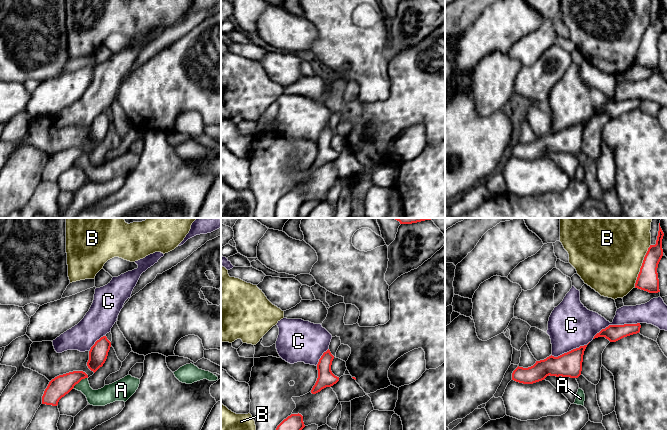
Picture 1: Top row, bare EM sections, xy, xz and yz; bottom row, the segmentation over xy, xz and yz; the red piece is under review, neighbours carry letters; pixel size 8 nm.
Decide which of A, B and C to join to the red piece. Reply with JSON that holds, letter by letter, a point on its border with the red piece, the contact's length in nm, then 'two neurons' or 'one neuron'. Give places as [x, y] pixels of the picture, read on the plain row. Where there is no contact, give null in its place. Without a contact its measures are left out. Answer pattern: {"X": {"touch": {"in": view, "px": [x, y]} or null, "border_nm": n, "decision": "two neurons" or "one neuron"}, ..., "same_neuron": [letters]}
{"A": {"touch": {"in": "xy", "px": [79, 157]}, "border_nm": 160, "decision": "two neurons"}, "B": {"touch": {"in": "yz", "px": [641, 42]}, "border_nm": 380, "decision": "two neurons"}, "C": {"touch": {"in": "yz", "px": [615, 101]}, "border_nm": 400, "decision": "two neurons"}, "same_neuron": []}

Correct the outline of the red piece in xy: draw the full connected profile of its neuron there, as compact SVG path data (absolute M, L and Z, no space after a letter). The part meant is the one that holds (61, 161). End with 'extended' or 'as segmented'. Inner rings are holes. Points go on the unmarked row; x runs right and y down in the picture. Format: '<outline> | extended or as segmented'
M73 147L55 153L44 167L42 180L57 182L59 176L85 154L88 154L88 151L83 147Z | as segmented

